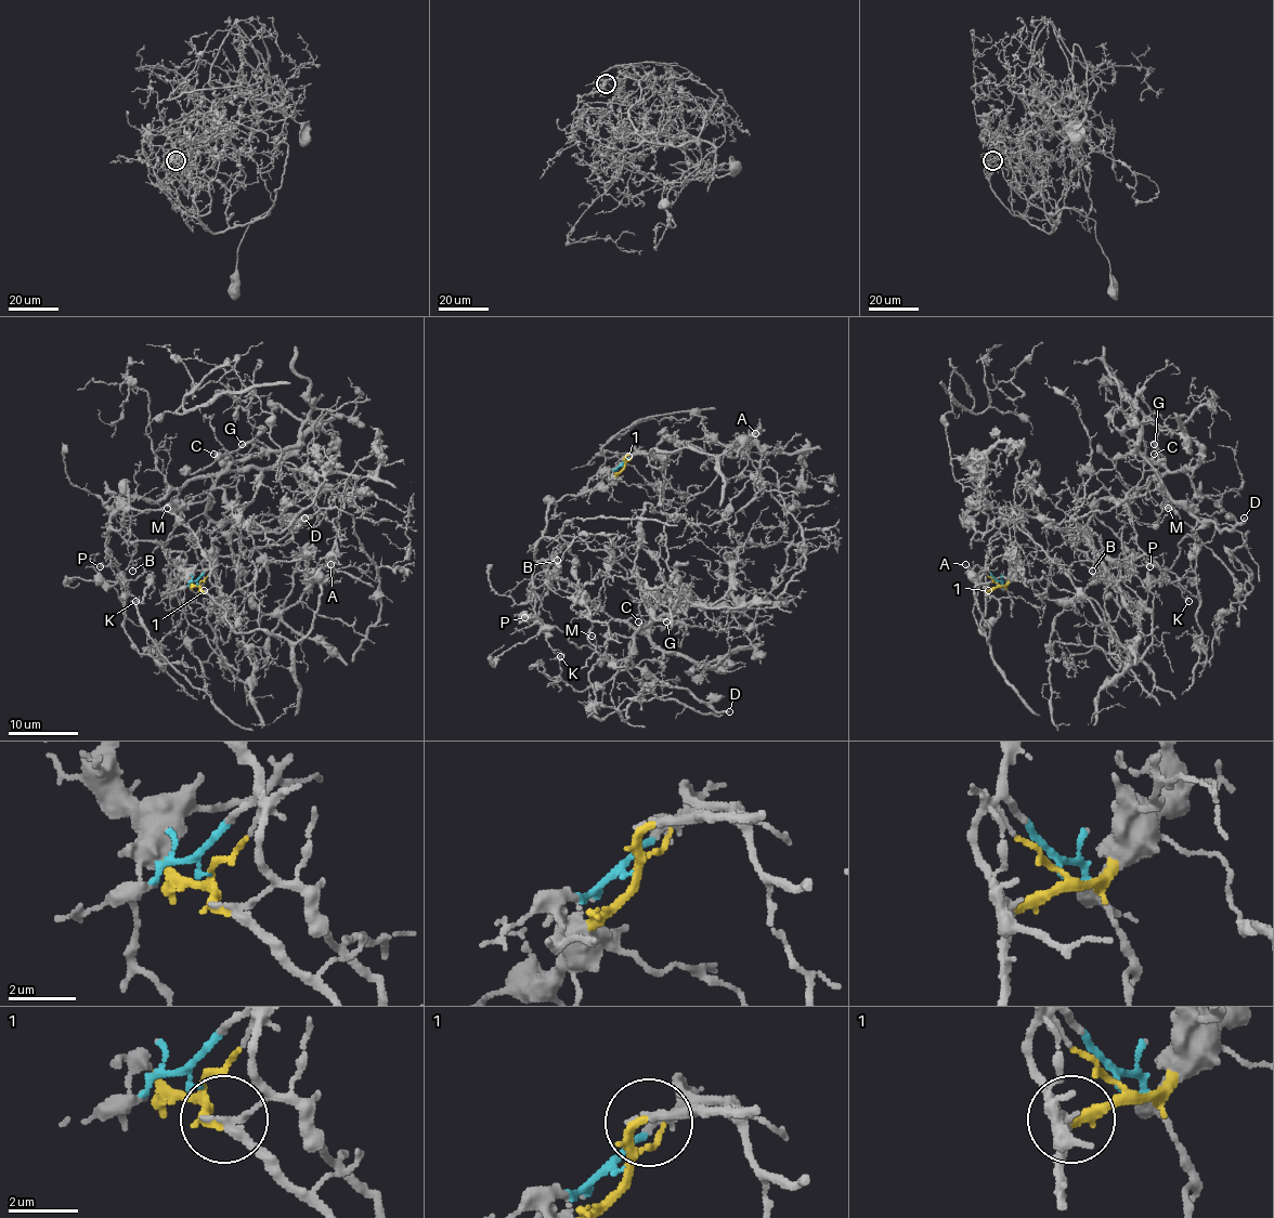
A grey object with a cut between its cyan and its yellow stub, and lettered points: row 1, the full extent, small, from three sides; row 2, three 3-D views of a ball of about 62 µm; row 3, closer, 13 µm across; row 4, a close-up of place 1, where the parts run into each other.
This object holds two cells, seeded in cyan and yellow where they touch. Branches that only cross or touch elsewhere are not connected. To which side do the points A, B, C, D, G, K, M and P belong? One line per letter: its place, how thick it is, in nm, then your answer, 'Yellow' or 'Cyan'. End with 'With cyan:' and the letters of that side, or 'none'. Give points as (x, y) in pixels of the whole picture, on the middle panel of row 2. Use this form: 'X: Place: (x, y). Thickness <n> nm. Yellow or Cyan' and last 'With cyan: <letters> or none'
A: Place: (755, 433). Thickness 120 nm. Yellow
B: Place: (557, 560). Thickness 170 nm. Cyan
C: Place: (638, 621). Thickness 120 nm. Cyan
D: Place: (729, 711). Thickness 300 nm. Cyan
G: Place: (666, 621). Thickness 150 nm. Cyan
K: Place: (560, 656). Thickness 160 nm. Cyan
M: Place: (592, 636). Thickness 140 nm. Cyan
P: Place: (524, 617). Thickness 90 nm. Cyan
With cyan: B, C, D, G, K, M, P

